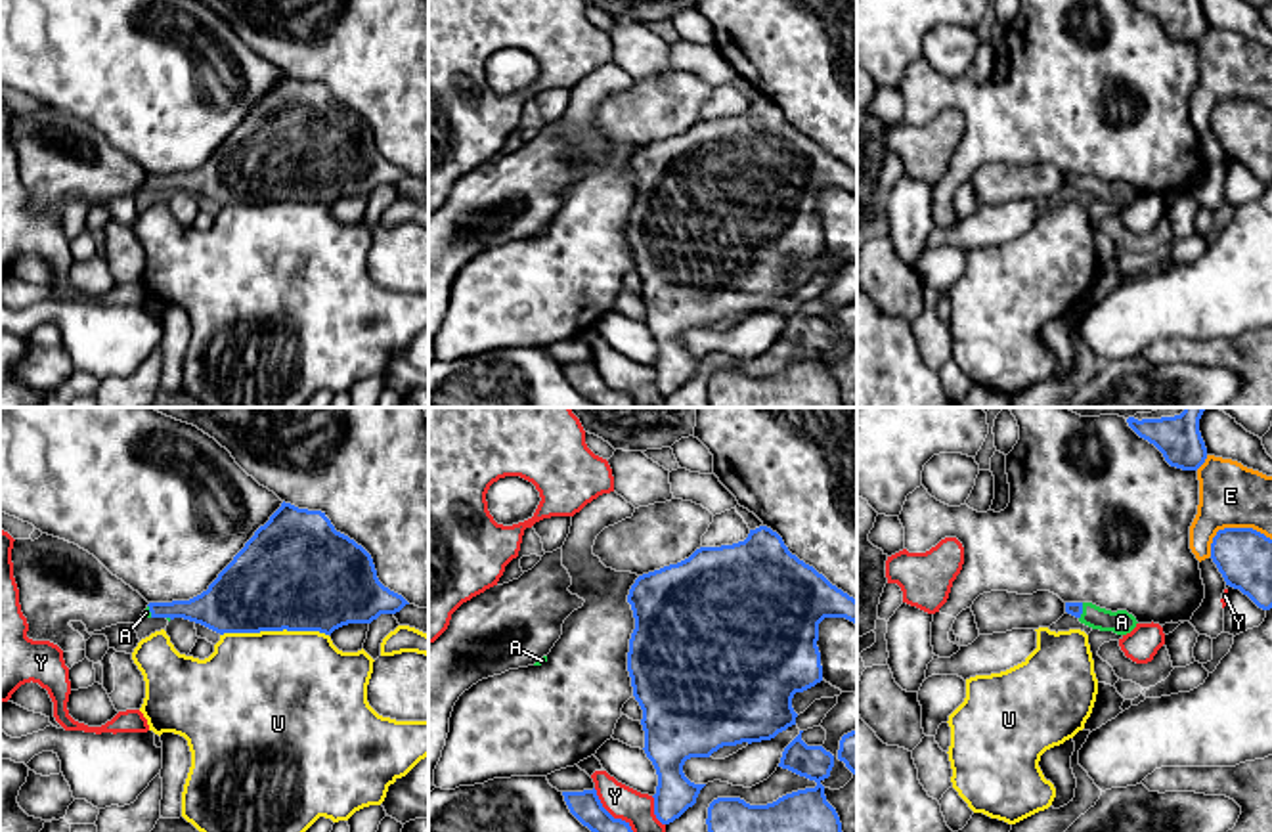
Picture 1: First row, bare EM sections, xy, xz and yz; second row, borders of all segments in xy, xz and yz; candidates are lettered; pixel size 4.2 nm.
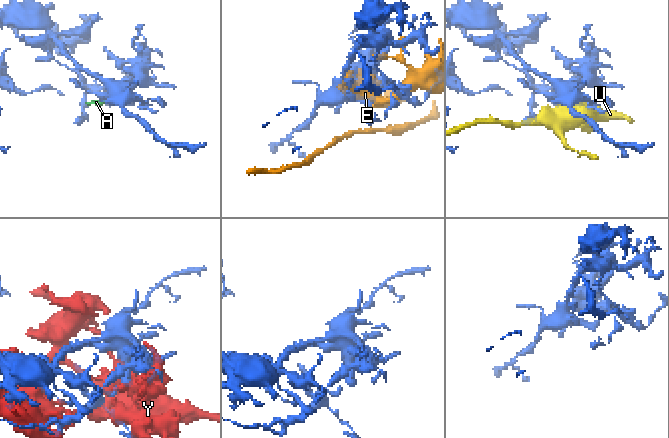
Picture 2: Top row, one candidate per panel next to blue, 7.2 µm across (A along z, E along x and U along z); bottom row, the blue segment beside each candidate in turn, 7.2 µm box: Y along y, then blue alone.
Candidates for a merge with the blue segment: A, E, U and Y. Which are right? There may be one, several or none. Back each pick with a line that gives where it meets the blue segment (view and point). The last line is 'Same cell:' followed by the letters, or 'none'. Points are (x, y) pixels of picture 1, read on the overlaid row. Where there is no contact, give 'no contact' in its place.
A: yz (1081, 611)
Same cell: A

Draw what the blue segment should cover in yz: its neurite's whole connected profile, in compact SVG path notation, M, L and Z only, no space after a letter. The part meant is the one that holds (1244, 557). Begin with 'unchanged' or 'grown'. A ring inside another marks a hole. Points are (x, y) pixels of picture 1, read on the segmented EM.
unchanged; M1253 528L1218 530L1211 558L1226 585L1239 589L1259 608L1272 608L1272 539Z

